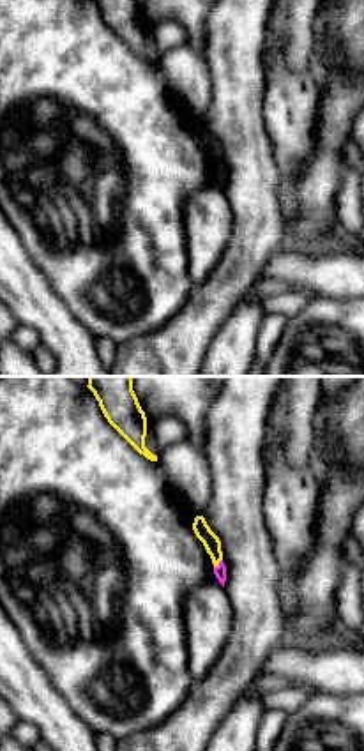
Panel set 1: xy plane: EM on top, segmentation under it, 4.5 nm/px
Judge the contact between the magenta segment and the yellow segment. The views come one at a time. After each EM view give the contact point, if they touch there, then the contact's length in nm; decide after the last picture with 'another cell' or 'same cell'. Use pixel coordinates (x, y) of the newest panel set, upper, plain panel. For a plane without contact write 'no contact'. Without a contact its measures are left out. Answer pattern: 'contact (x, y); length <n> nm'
contact (219, 168); length 60 nm

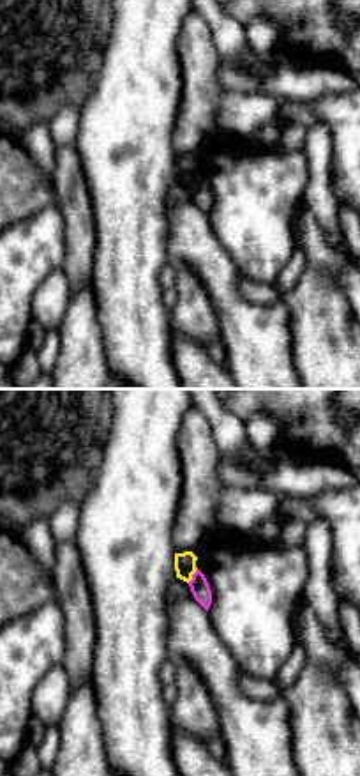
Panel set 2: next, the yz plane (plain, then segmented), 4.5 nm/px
contact (193, 179); length 80 nm

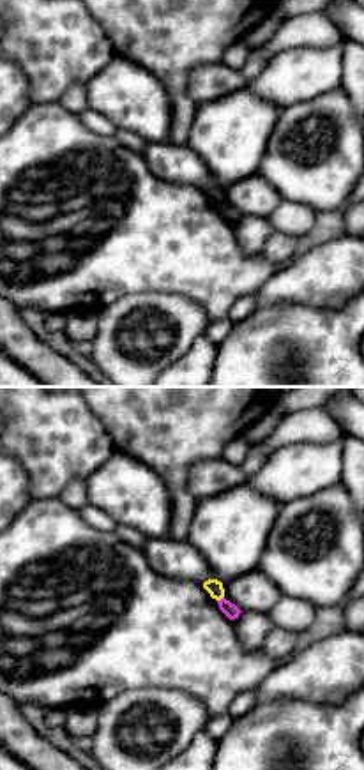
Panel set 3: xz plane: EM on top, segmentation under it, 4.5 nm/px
contact (221, 203); length 40 nm

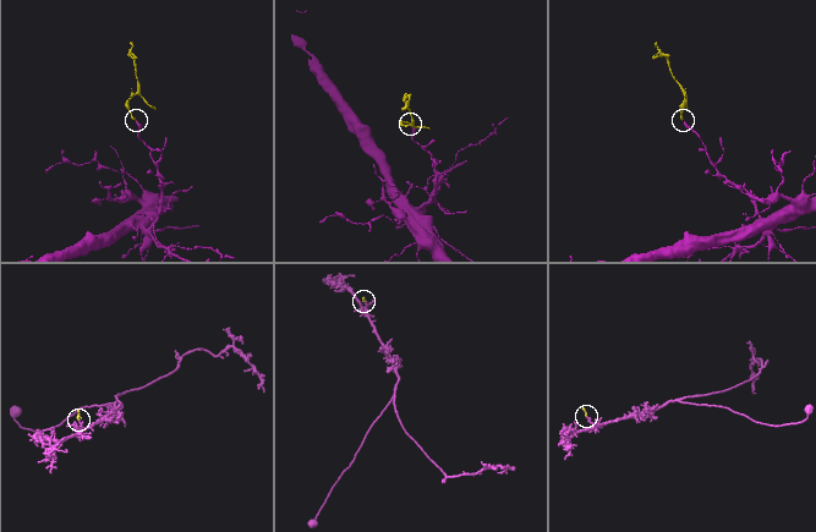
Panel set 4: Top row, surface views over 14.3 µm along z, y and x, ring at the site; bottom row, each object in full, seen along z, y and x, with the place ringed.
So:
another cell

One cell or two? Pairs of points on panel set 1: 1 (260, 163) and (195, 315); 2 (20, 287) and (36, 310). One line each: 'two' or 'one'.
1: one
2: one

